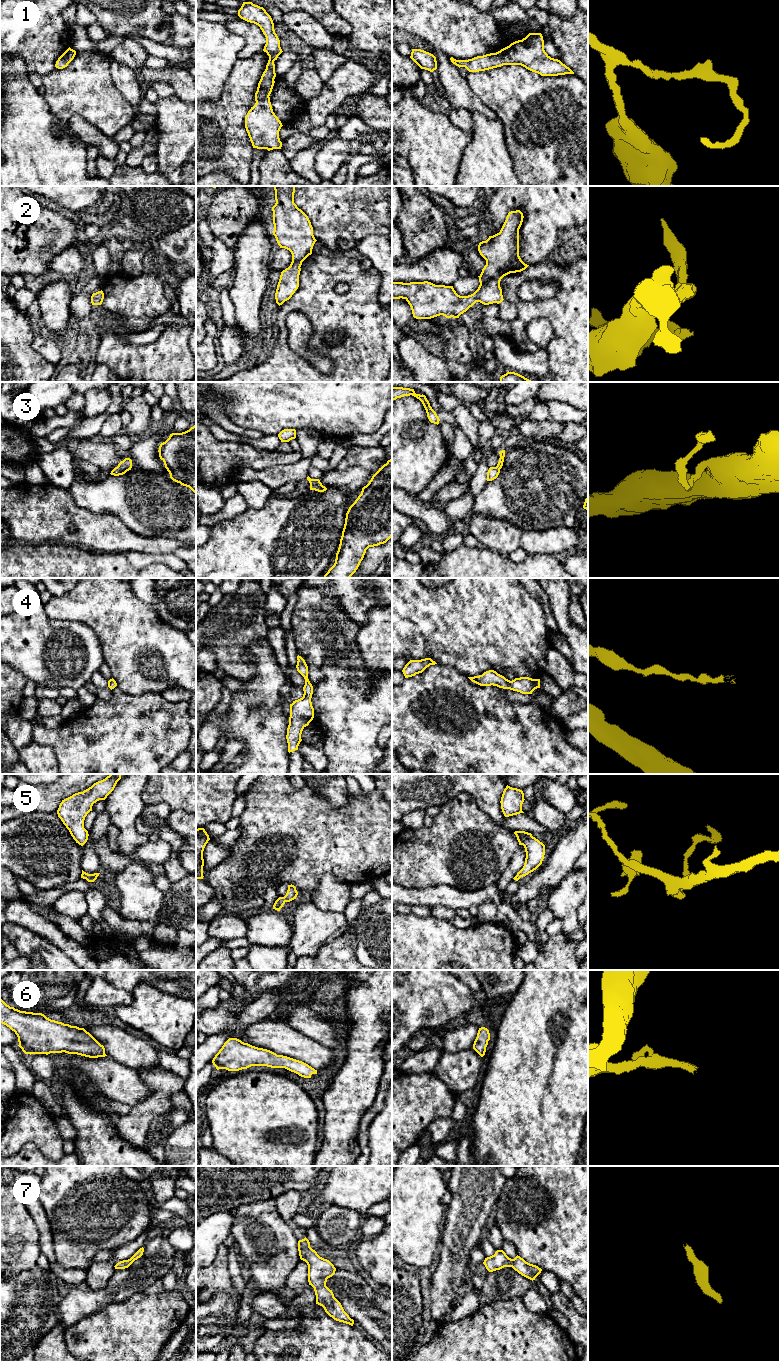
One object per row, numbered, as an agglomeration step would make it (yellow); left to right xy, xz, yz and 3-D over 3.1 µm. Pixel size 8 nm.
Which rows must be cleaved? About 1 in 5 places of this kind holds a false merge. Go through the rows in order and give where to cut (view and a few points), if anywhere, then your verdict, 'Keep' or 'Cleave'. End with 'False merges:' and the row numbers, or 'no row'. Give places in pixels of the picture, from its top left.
1: No split. Keep
2: No split. Keep
3: No split. Keep
4: No split. Keep
5: No split. Keep
6: No split. Keep
7: No split. Keep
False merges: no row

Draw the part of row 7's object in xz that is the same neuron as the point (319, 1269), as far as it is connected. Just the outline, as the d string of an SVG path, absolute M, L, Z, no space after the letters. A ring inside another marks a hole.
M306 1237L298 1241L298 1251L300 1259L308 1265L308 1282L314 1288L316 1304L322 1306L334 1320L353 1326L354 1320L344 1311L332 1290L326 1286L327 1279L335 1274L334 1265L329 1260L320 1257L310 1247L310 1242Z

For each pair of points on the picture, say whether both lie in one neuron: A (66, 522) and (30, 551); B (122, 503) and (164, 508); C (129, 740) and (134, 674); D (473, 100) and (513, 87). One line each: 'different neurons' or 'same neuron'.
A: different neurons
B: same neuron
C: different neurons
D: different neurons

